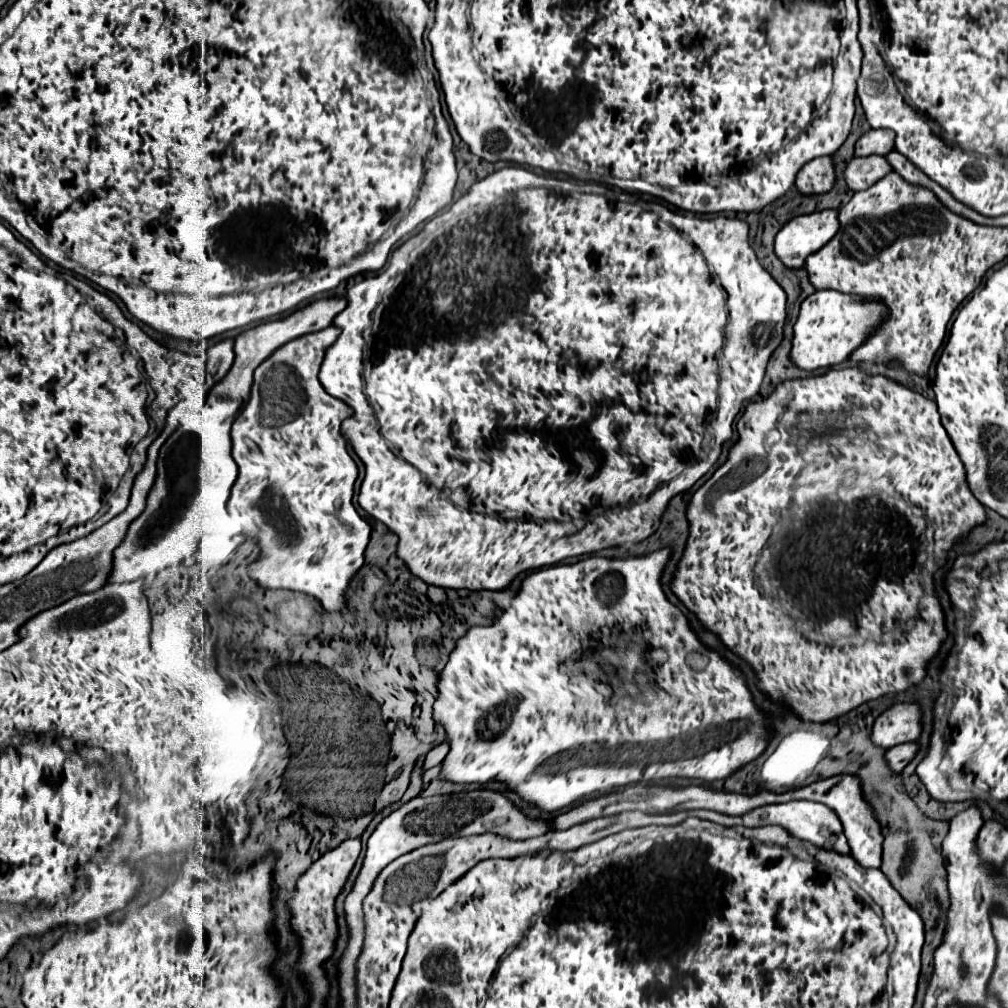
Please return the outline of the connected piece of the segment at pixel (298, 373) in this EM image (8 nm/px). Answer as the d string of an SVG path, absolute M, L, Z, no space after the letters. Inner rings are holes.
M329 326L317 334L295 338L275 350L255 370L249 406L243 408L241 416L231 427L231 454L237 462L238 476L227 500L227 512L243 524L245 536L255 540L261 548L259 558L249 568L251 578L263 588L305 592L317 598L327 610L343 608L345 590L363 566L363 552L371 534L371 526L357 514L351 502L357 464L349 456L347 442L341 436L341 422L351 416L351 410L341 400L329 396L317 378L325 350L339 338L339 334L341 330L337 326Z

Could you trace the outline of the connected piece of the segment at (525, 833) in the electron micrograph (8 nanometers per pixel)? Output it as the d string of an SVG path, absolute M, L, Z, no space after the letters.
M469 790L469 792L459 792L459 794L447 794L447 796L433 796L433 798L413 798L411 802L403 804L401 808L397 808L395 812L391 812L371 834L369 842L367 842L367 856L363 860L363 868L357 876L355 888L351 890L351 894L347 896L347 918L351 924L351 942L349 942L349 950L341 962L341 970L339 970L339 982L349 982L351 980L351 988L349 988L349 998L355 1000L357 988L355 988L355 960L359 958L361 950L363 950L363 934L365 934L365 914L363 914L363 900L365 896L371 892L373 882L377 880L377 876L381 874L381 870L393 862L395 858L399 858L401 854L407 854L419 846L425 846L429 842L439 842L447 836L471 836L471 834L485 834L485 832L495 832L495 834L503 834L511 840L525 840L525 838L533 838L533 836L541 836L545 832L551 830L551 822L543 820L543 818L529 818L525 816L503 792L497 790Z

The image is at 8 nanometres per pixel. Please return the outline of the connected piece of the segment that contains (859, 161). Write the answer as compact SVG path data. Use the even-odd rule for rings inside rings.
M867 156L867 158L853 158L845 170L845 180L851 190L867 190L875 182L879 182L885 174L893 172L893 166L887 162L885 156Z

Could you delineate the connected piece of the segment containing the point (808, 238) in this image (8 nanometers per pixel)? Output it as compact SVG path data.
M821 210L789 220L775 240L779 260L789 268L805 266L807 256L823 248L839 232L837 214L837 210Z

